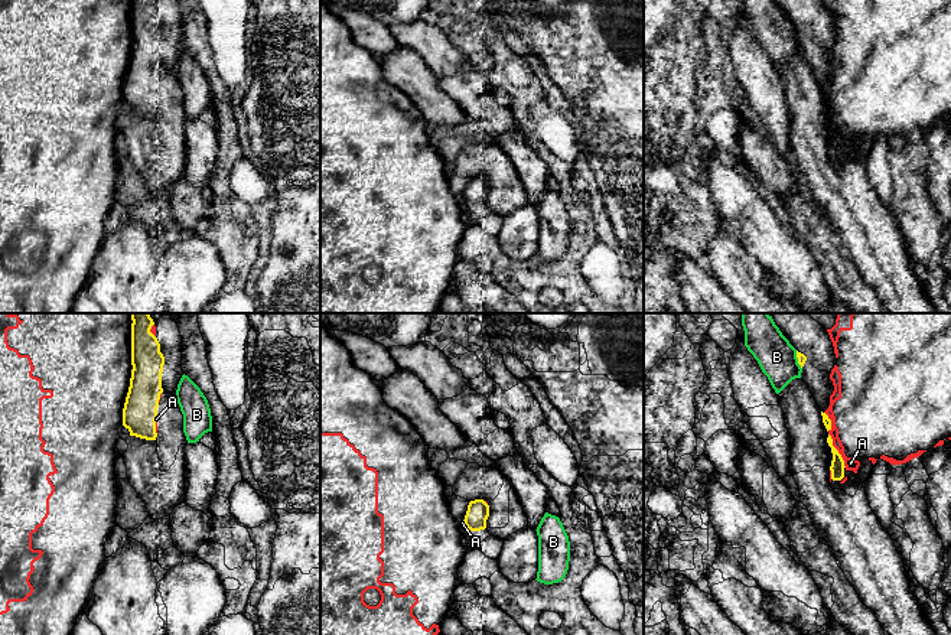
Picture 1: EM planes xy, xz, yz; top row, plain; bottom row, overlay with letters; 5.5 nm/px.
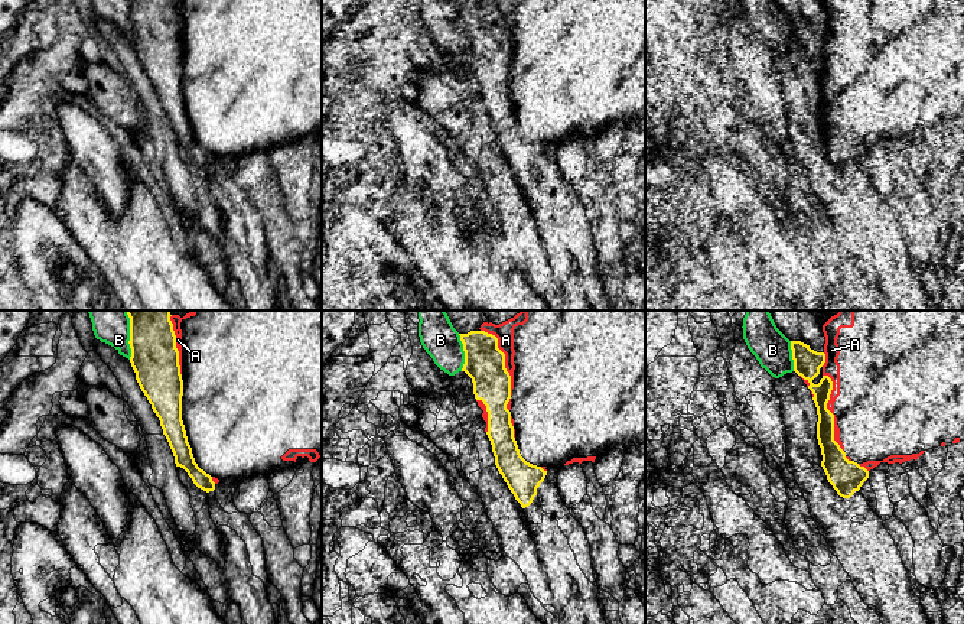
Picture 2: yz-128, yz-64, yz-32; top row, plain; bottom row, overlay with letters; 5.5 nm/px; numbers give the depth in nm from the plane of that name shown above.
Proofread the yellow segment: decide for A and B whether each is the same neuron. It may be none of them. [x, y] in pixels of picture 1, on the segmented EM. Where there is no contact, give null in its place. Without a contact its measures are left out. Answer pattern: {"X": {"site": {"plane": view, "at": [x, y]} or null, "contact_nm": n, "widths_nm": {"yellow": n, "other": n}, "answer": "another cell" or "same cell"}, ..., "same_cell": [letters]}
{"A": {"site": {"plane": "yz", "at": [837, 450]}, "contact_nm": 220, "widths_nm": {"yellow": 80, "other": 70}, "answer": "another cell"}, "B": {"site": {"plane": "yz", "at": [798, 360]}, "contact_nm": 110, "widths_nm": {"yellow": 50, "other": 220}, "answer": "another cell"}, "same_cell": []}

